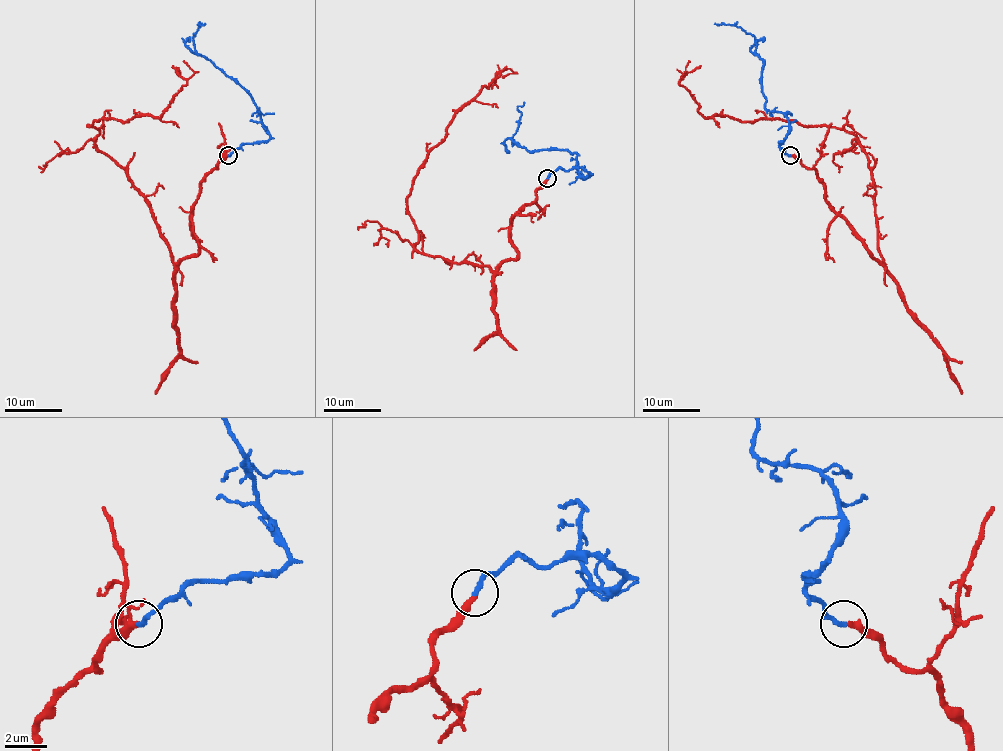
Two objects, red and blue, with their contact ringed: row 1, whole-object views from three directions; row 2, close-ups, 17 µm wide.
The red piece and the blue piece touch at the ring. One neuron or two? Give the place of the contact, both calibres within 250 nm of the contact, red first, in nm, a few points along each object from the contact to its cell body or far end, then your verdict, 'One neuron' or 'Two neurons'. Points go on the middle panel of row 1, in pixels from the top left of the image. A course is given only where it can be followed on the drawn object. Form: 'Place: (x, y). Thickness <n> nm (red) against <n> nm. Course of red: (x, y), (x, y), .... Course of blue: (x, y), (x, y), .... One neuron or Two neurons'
Place: (547, 178). Thickness 320 nm (red) against 240 nm. Course of red: (547, 178), (510, 230), (517, 256), (494, 270), (415, 247), (413, 177), (455, 115), (505, 67), (491, 89). Course of blue: (547, 178), (560, 168), (589, 174), (580, 175), (574, 152), (512, 143), (524, 102). One neuron

